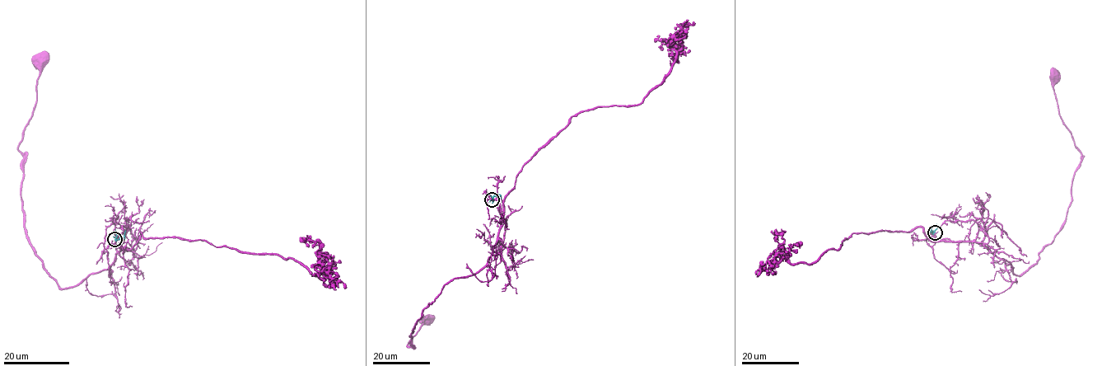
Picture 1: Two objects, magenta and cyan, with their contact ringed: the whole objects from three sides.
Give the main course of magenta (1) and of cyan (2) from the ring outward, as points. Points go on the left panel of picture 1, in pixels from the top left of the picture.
1: (114, 240), (126, 248), (107, 269), (64, 288), (31, 247), (18, 144), (36, 104), (41, 61)
2: (114, 240), (123, 236), (124, 231)

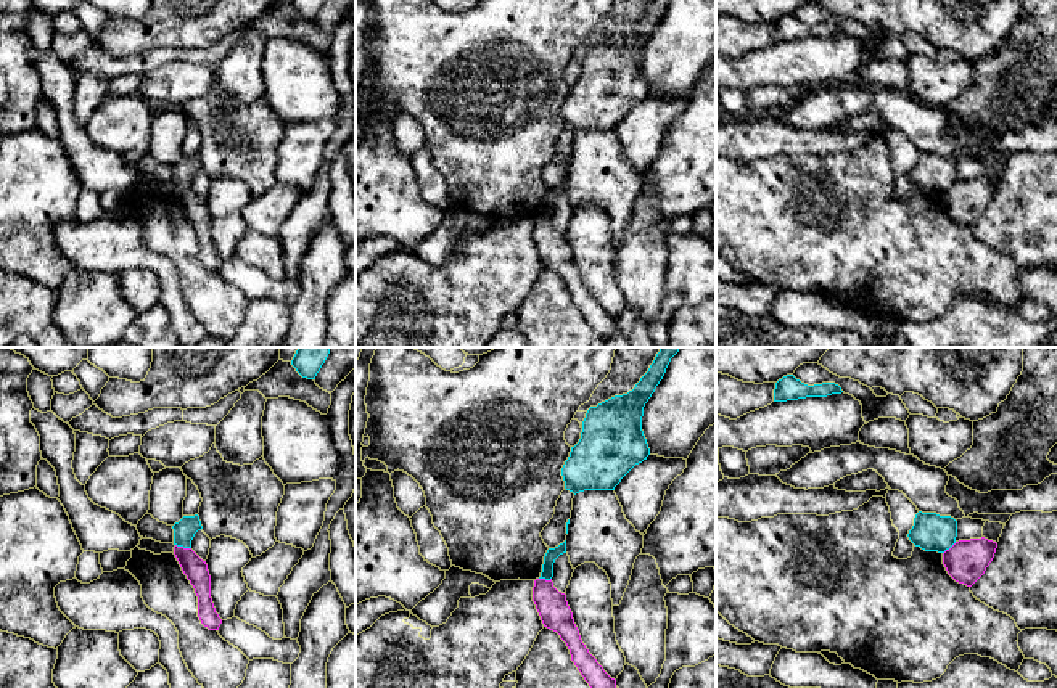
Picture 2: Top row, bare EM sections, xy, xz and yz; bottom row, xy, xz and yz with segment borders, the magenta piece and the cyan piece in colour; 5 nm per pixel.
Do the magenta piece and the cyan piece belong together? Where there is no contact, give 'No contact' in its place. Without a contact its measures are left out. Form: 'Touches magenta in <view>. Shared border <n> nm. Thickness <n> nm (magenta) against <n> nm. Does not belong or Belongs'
Touches magenta in xy. Shared border 80 nm. Thickness 120 nm (magenta) against 110 nm. Does not belong

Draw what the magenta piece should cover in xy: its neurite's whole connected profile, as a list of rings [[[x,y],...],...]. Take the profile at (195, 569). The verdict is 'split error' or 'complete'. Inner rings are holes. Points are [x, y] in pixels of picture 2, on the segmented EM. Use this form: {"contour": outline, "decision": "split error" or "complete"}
{"contour": [[[174,547],[174,555],[198,596],[198,617],[209,630],[219,630],[222,619],[211,598],[211,575],[206,561],[191,548]]], "decision": "complete"}

